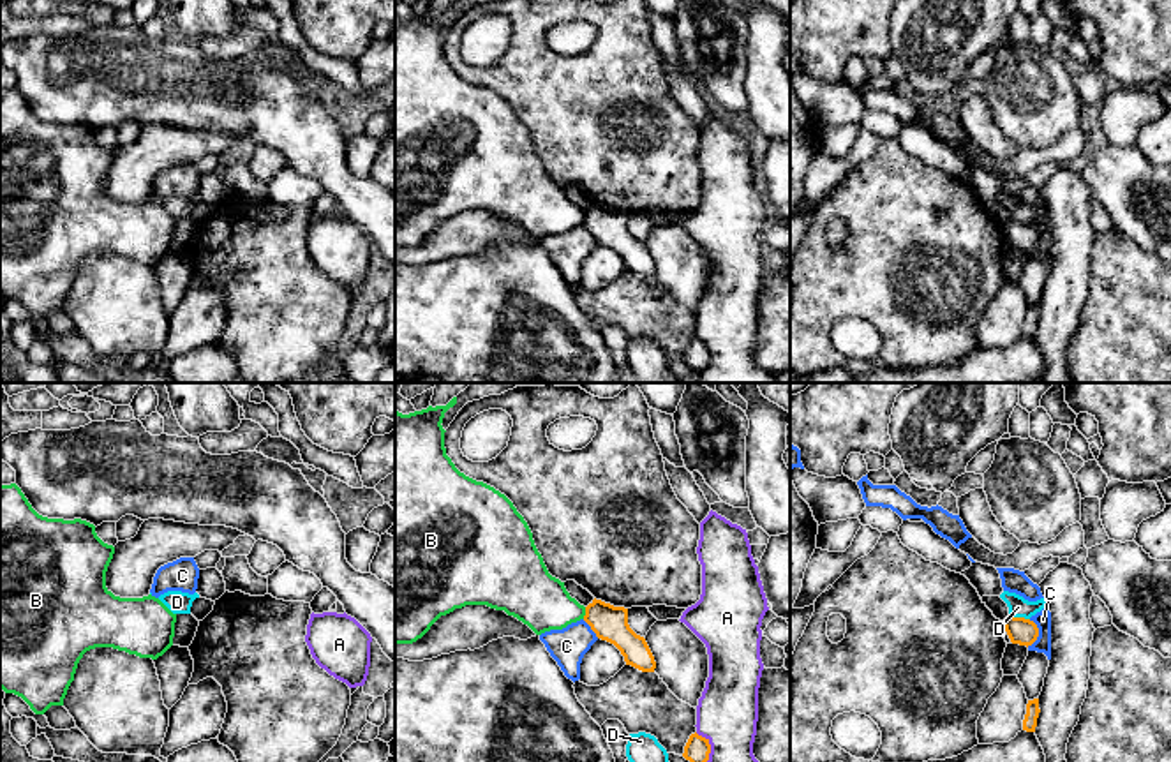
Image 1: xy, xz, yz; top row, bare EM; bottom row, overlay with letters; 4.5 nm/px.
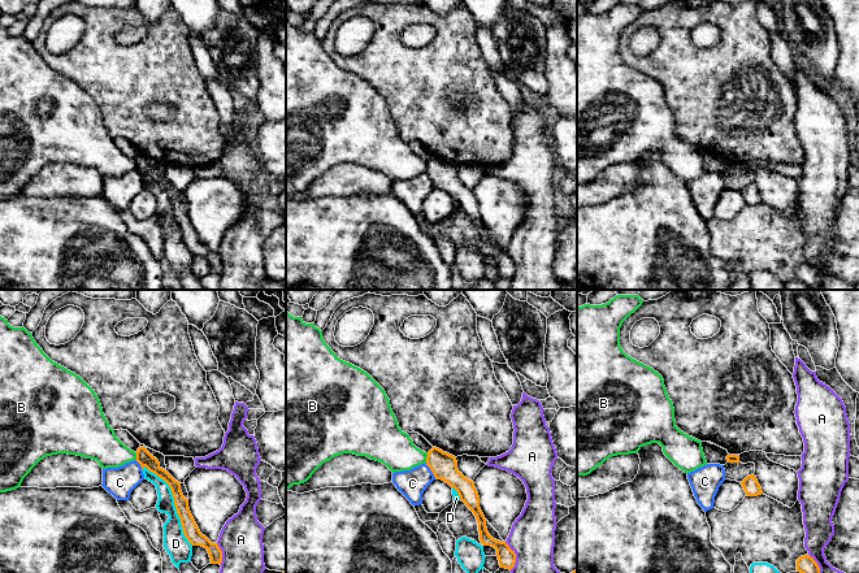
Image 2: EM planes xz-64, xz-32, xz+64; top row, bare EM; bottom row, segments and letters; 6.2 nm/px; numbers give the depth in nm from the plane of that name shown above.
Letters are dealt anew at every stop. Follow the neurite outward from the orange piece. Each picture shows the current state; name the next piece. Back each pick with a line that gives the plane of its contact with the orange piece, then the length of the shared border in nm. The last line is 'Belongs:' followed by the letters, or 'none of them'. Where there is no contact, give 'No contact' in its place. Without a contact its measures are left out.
Belongs: none of them

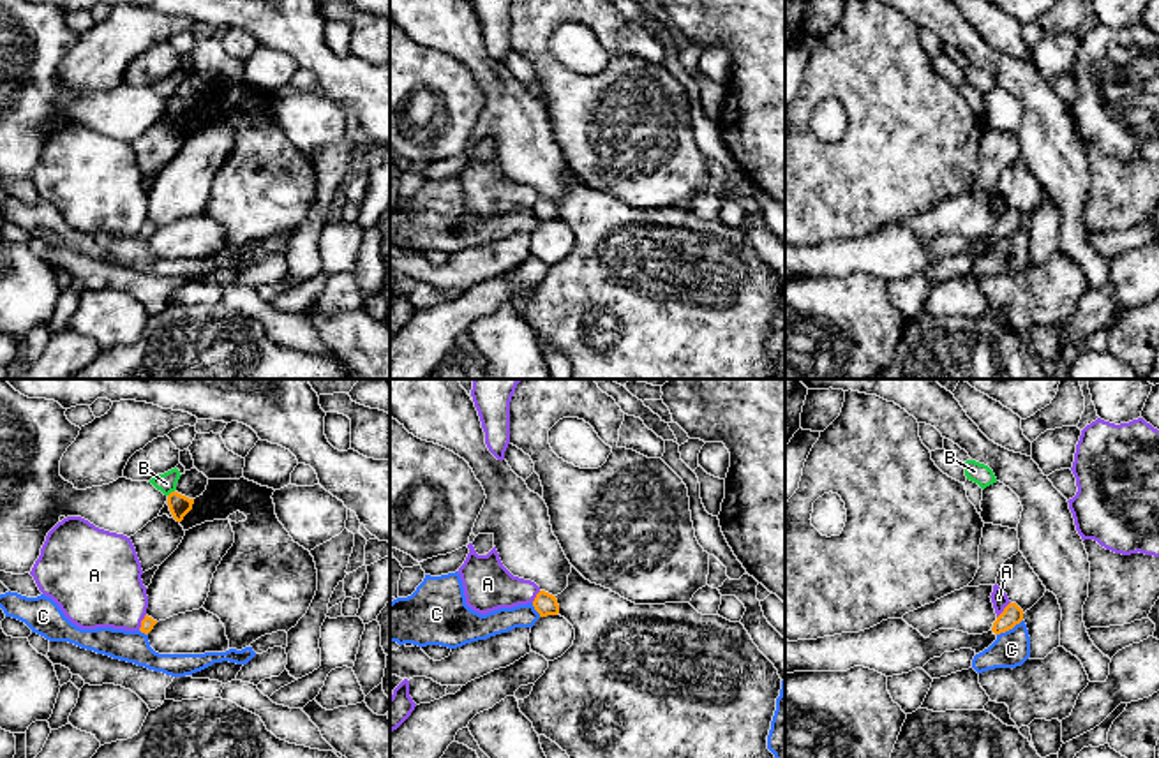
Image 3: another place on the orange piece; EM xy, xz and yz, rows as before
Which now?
Belongs: none of them

